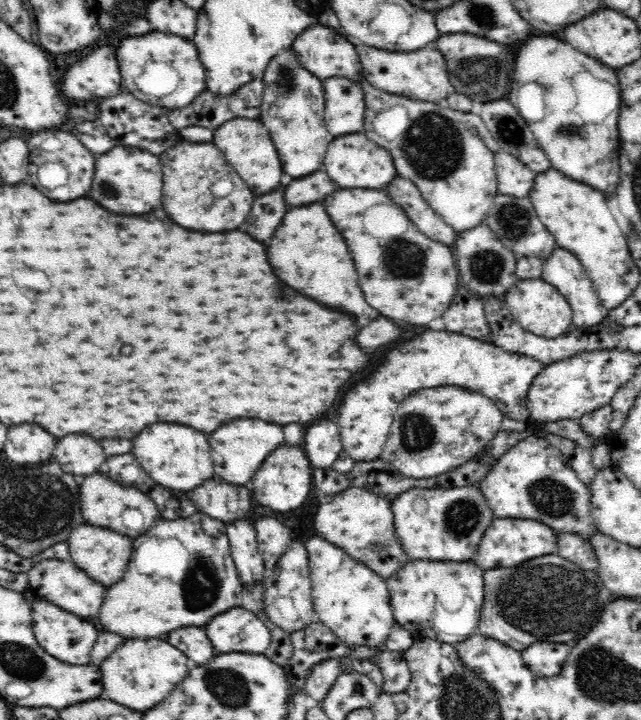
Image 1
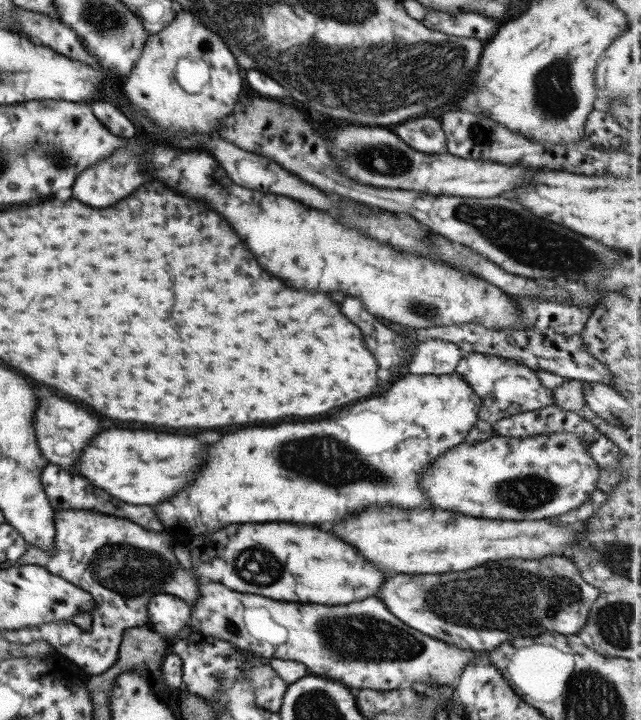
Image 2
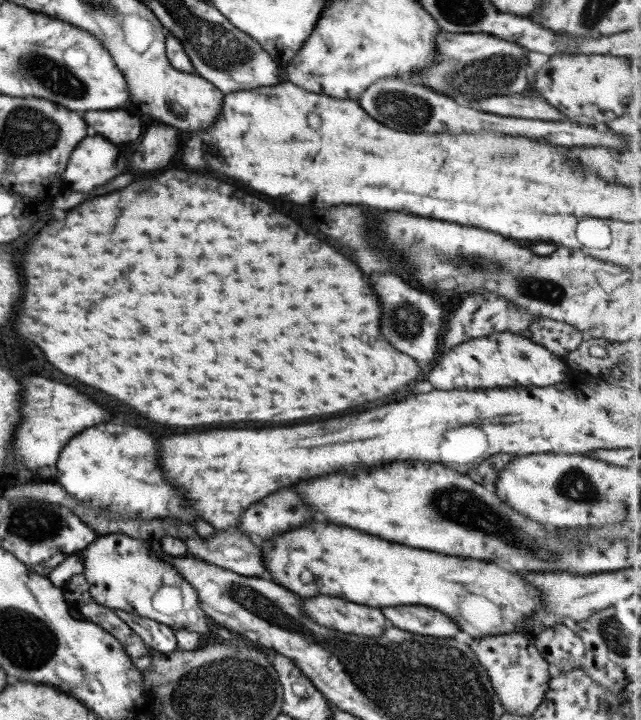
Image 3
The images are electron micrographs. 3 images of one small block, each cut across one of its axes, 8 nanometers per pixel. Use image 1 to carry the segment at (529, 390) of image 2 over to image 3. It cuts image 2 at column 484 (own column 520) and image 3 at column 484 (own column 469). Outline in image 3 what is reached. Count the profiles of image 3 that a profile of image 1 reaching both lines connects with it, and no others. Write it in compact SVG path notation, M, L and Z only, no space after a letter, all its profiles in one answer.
M494 331L487 336L467 339L455 345L454 348L450 348L433 366L427 380L434 389L453 390L453 388L459 388L473 390L498 389L501 387L544 387L561 383L570 375L569 368L567 368L563 358L553 355L542 344L537 344L518 333Z

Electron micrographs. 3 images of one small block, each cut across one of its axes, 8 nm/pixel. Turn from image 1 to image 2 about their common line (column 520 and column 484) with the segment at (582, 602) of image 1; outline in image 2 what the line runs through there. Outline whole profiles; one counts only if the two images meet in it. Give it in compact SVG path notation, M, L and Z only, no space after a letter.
M547 556L547 558L541 558L541 560L517 560L517 558L507 558L507 560L495 560L495 562L487 562L487 564L481 565L481 568L470 568L464 571L449 571L441 574L419 574L419 576L393 576L389 580L385 580L381 586L379 586L379 598L385 605L385 608L393 615L397 620L400 620L403 624L406 624L413 630L422 632L431 638L443 641L447 644L458 646L462 649L469 649L472 651L490 651L495 648L501 642L506 641L507 638L517 638L517 636L537 636L541 633L559 633L576 634L578 630L581 630L583 624L587 620L589 609L595 599L600 596L600 591L590 584L587 584L579 574L578 569L567 557L561 556Z

